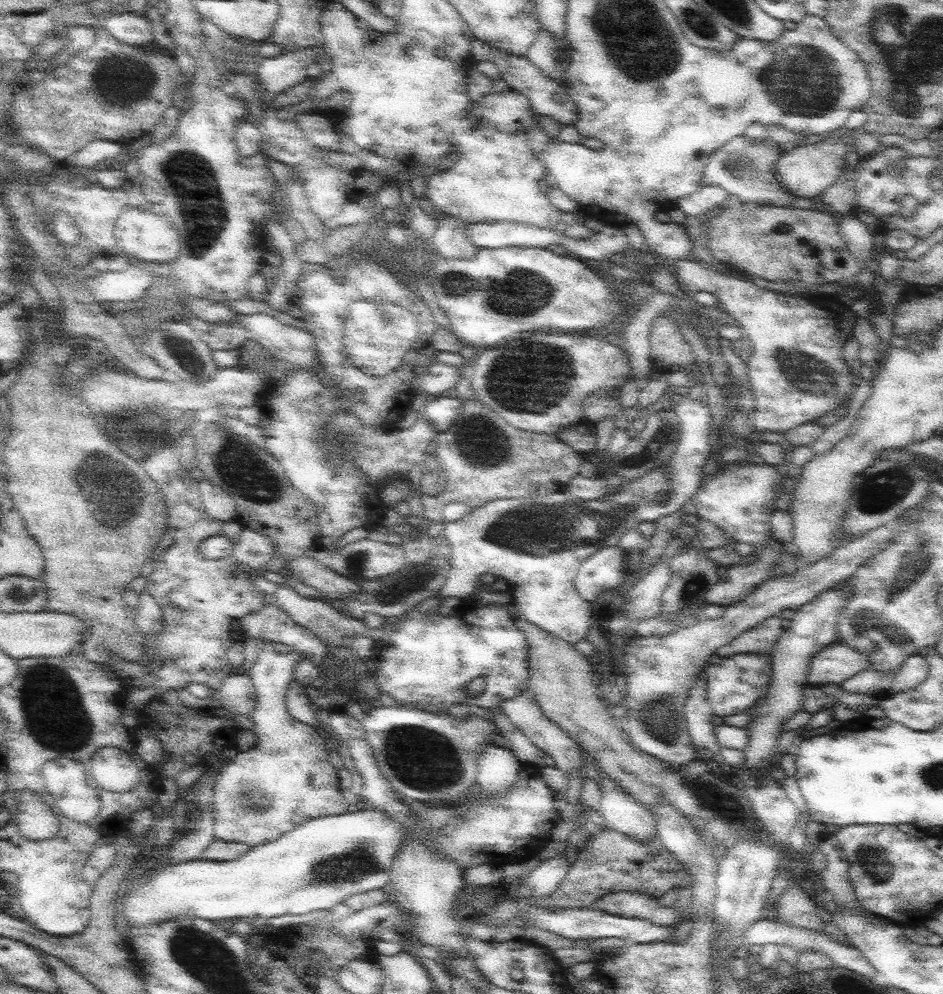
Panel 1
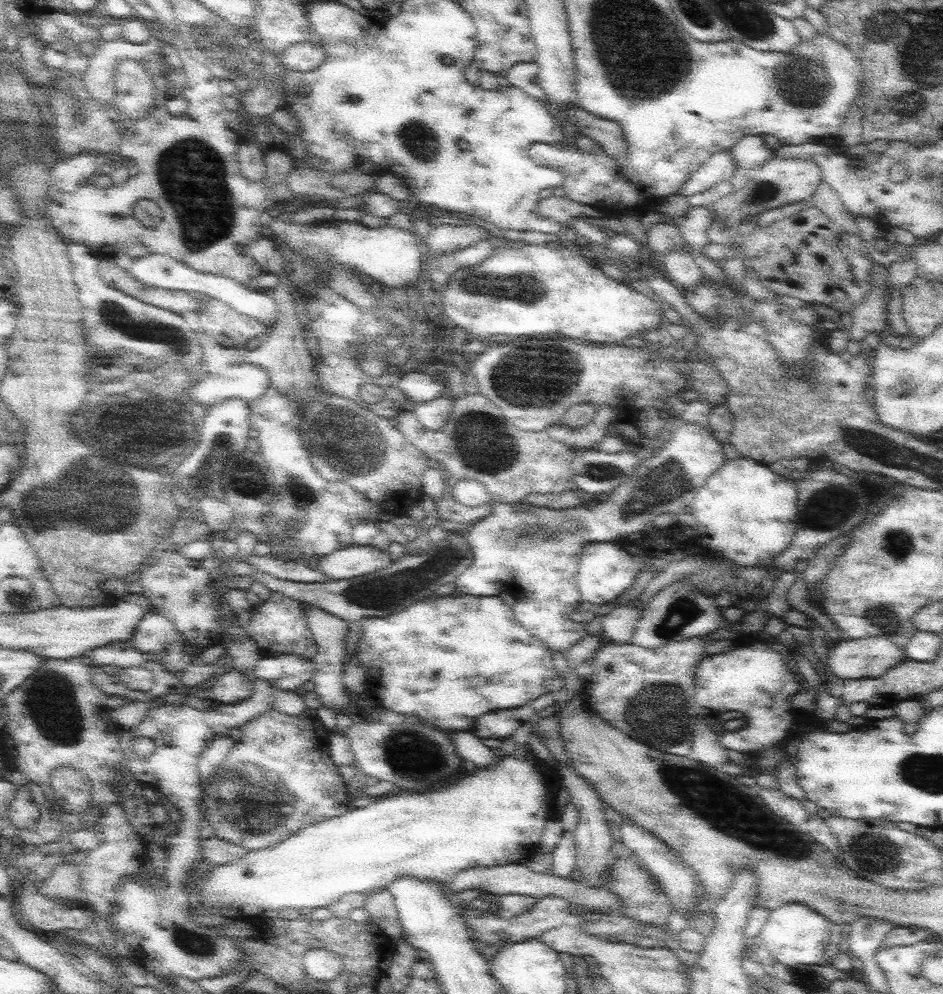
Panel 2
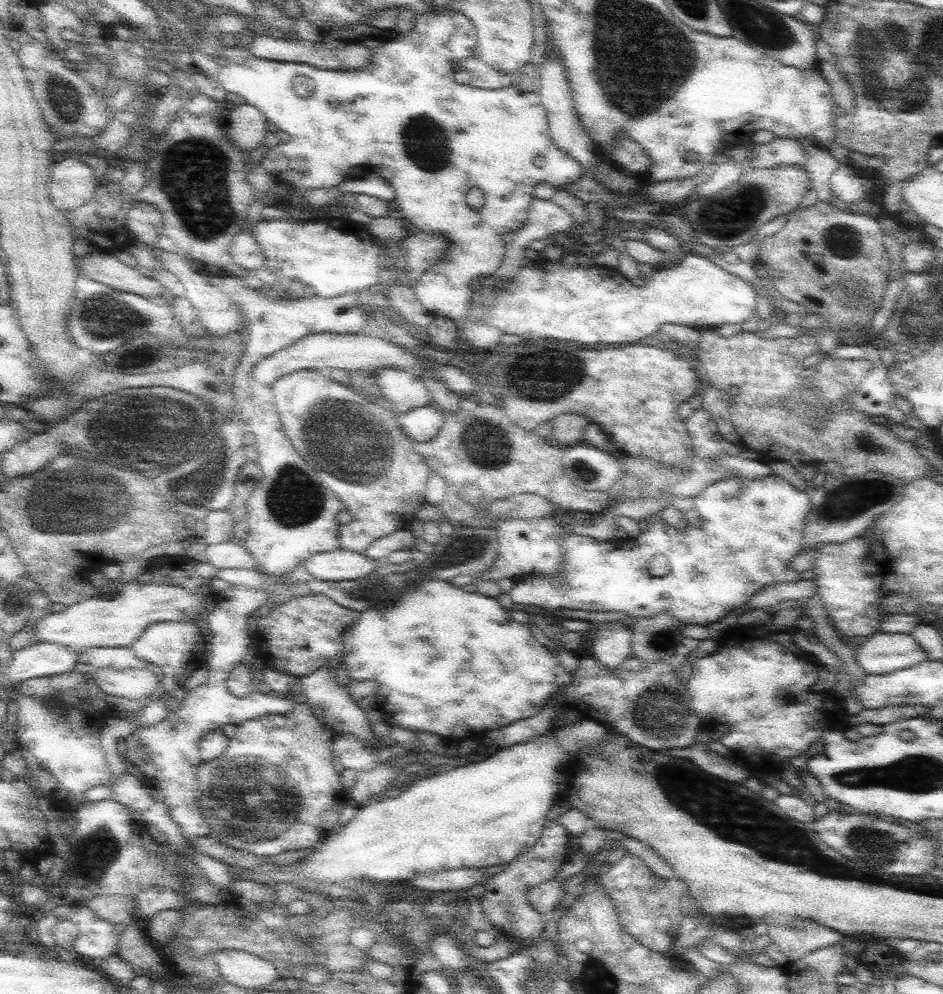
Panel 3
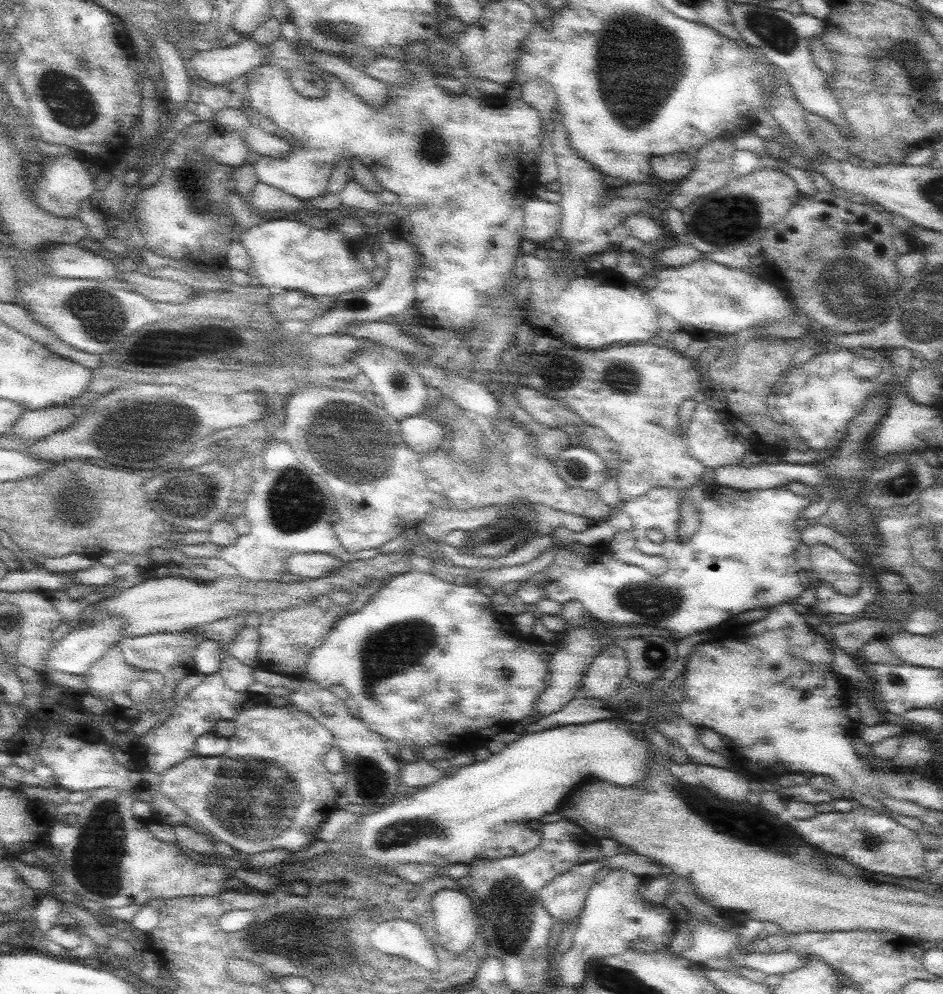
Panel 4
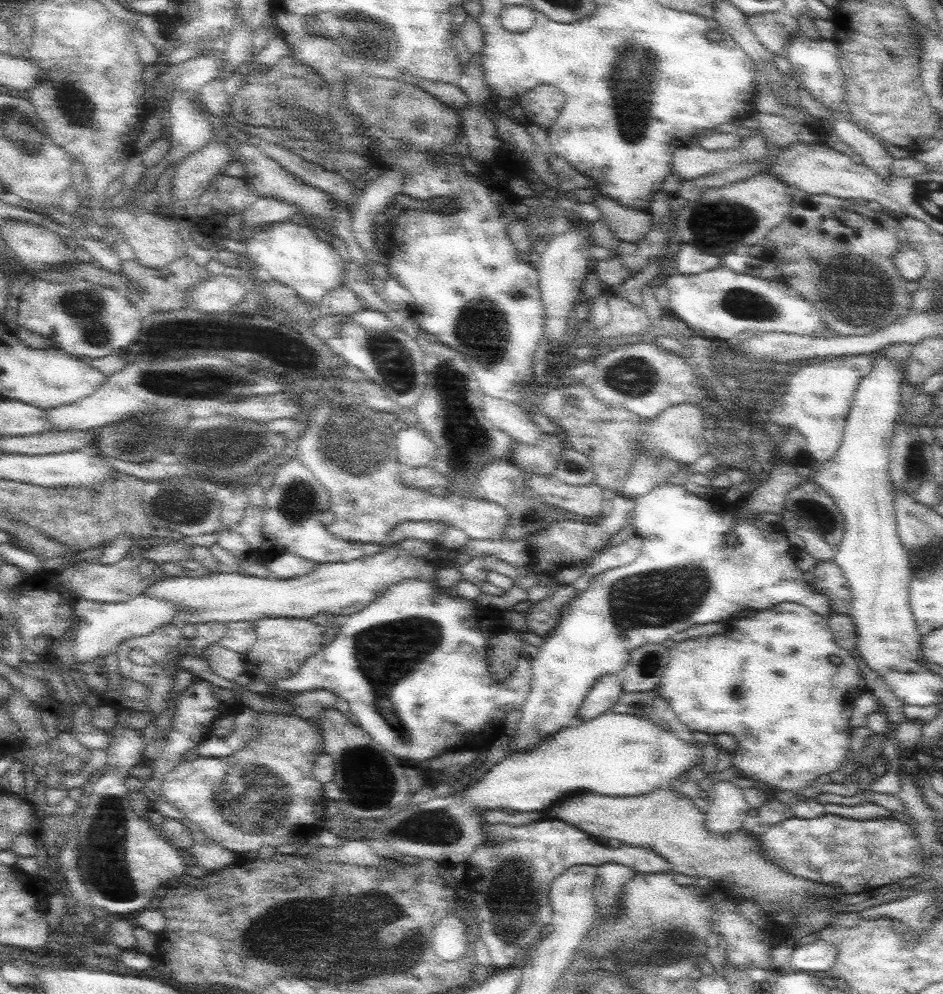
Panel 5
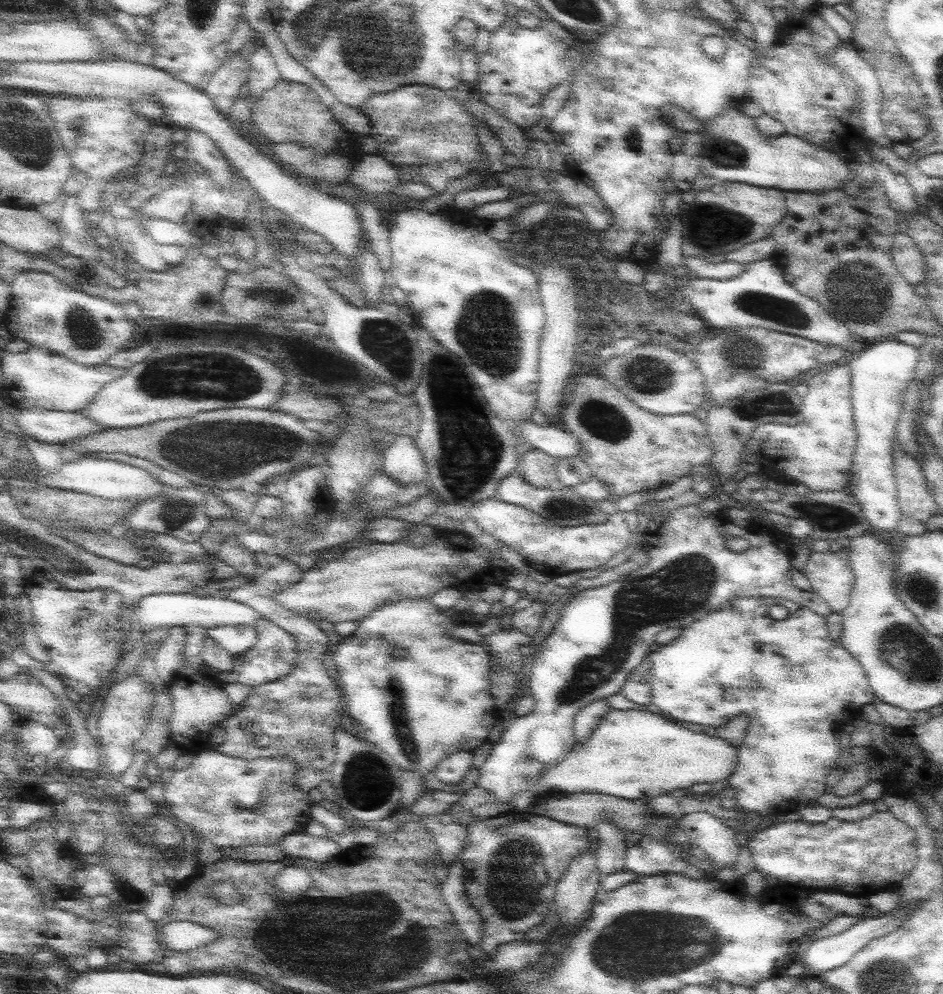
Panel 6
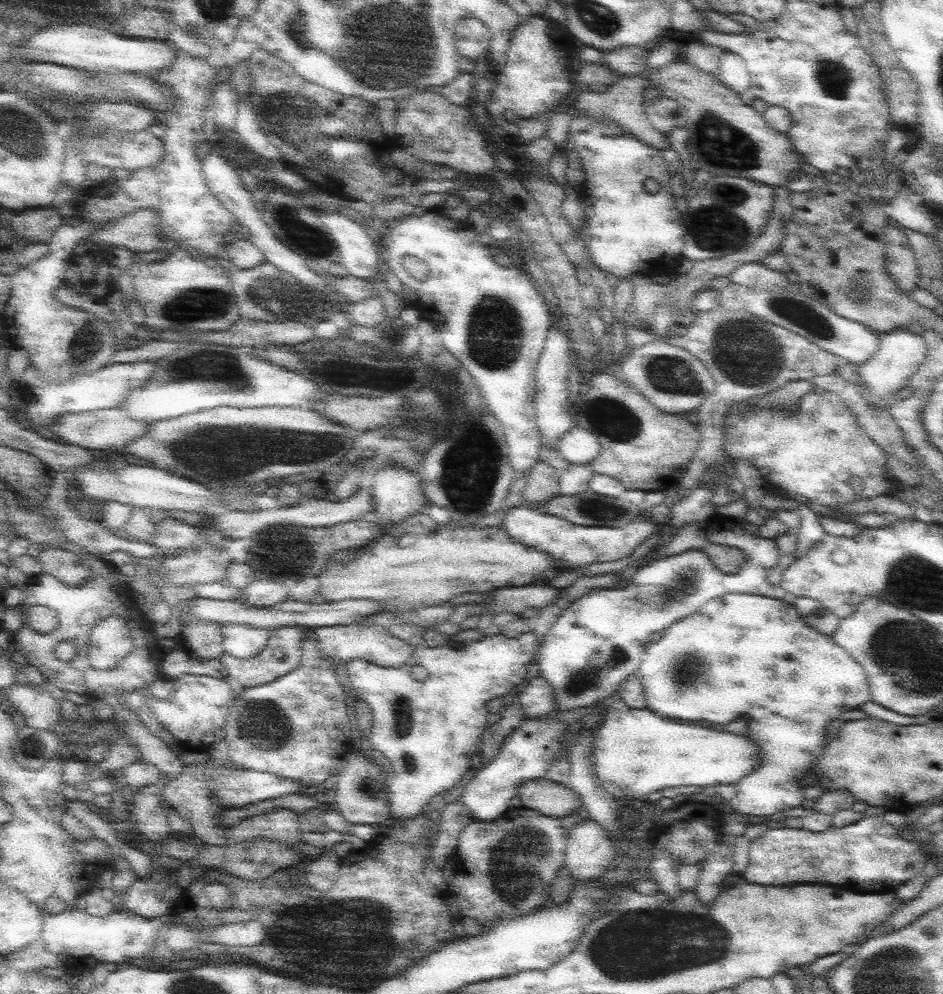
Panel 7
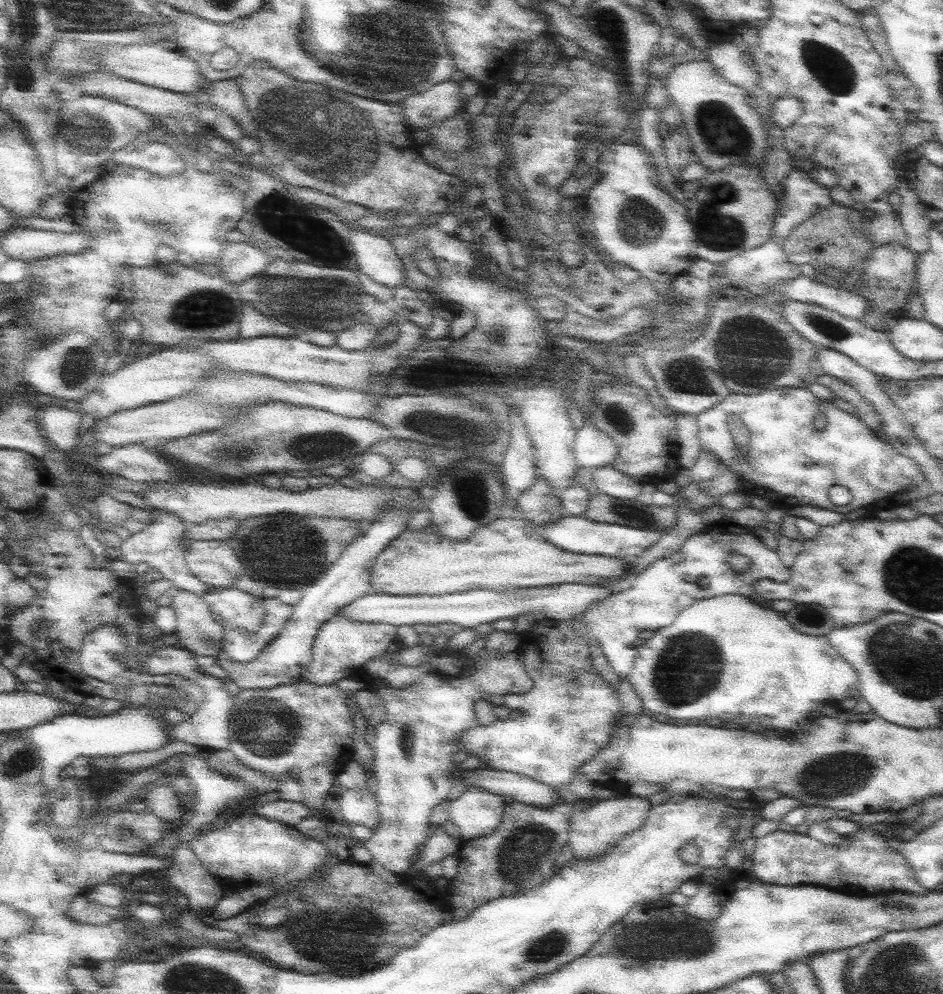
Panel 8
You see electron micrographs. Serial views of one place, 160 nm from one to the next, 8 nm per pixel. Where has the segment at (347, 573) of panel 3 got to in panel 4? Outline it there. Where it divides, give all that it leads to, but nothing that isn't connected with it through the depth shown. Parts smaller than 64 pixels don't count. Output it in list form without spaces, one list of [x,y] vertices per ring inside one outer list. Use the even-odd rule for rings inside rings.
[[[308,553],[293,554],[285,562],[285,570],[290,574],[295,574],[304,579],[315,579],[325,577],[342,565],[348,565],[336,558],[333,554]]]

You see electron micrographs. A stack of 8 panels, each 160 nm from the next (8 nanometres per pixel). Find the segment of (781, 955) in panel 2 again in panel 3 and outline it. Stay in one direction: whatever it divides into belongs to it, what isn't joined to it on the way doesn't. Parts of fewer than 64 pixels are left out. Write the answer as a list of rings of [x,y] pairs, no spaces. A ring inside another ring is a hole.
[[[806,920],[801,926],[778,926],[770,924],[767,934],[772,943],[778,946],[788,961],[796,962],[810,956],[815,950],[834,946],[845,938],[841,932]]]

